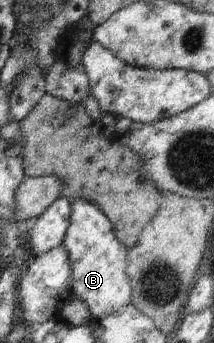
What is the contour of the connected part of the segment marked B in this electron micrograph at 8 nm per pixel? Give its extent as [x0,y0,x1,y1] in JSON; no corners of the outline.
[62,198,132,322]

